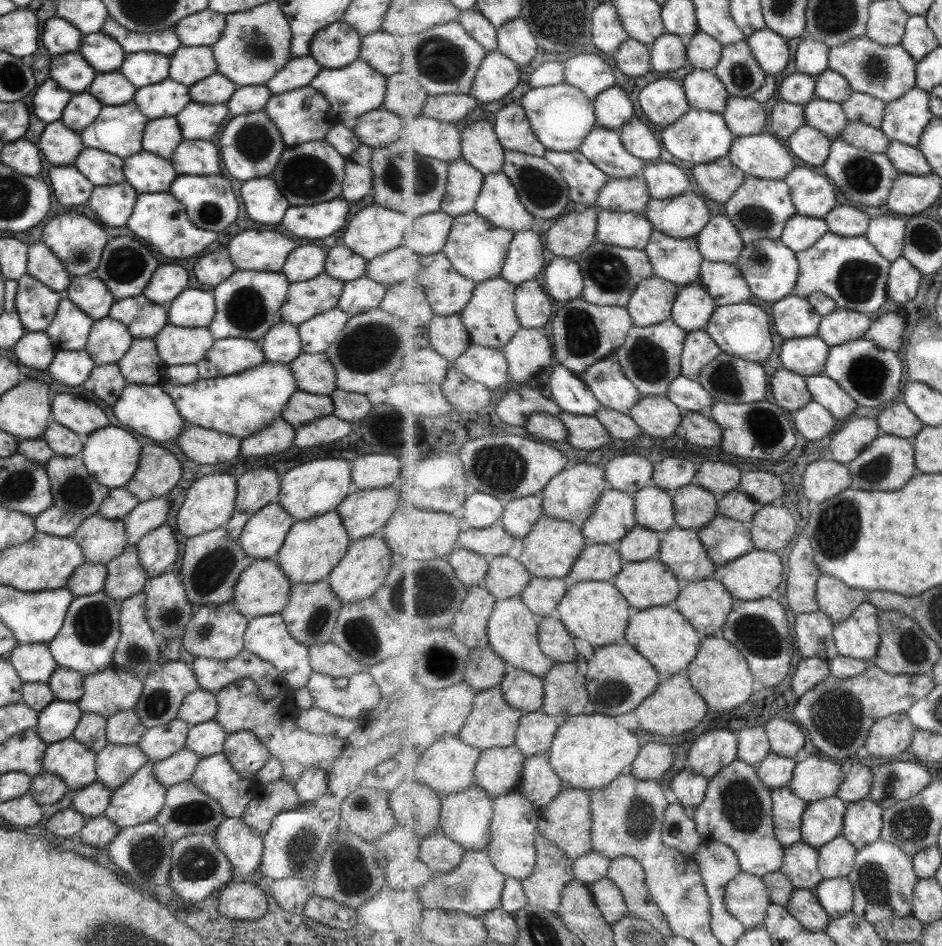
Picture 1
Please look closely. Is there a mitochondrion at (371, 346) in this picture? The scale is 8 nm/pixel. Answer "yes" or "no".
yes

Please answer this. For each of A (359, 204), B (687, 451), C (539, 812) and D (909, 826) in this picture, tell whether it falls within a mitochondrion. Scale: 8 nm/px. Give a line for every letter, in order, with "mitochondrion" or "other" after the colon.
A: other
B: other
C: other
D: mitochondrion

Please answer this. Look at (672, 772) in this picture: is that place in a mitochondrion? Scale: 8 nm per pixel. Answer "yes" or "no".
no

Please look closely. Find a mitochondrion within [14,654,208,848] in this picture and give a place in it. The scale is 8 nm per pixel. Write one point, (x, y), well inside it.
(157, 704)

